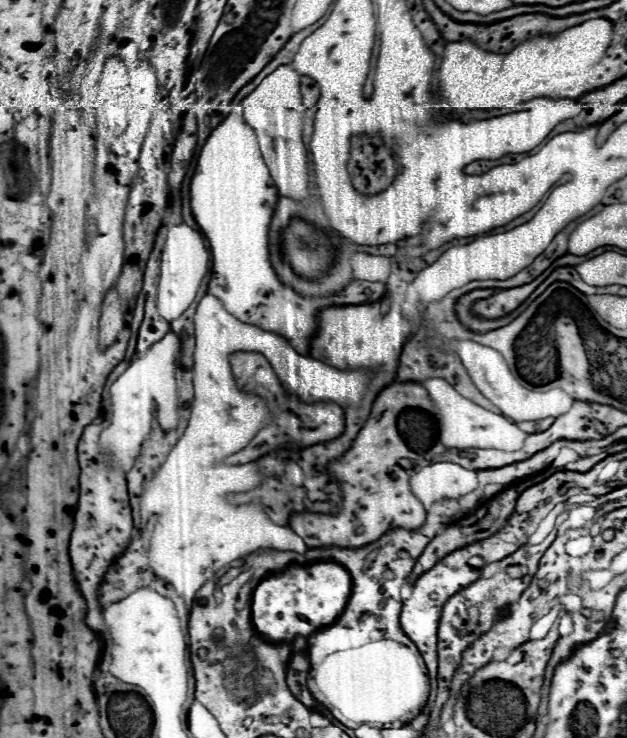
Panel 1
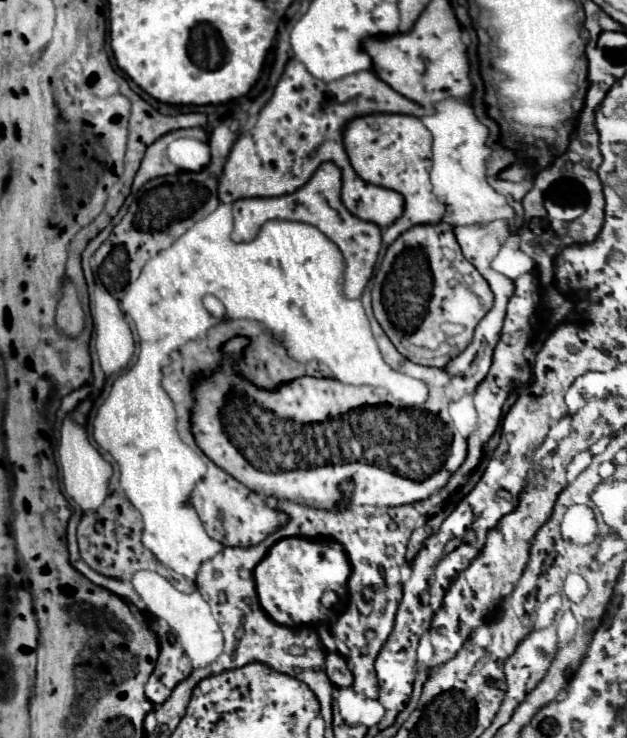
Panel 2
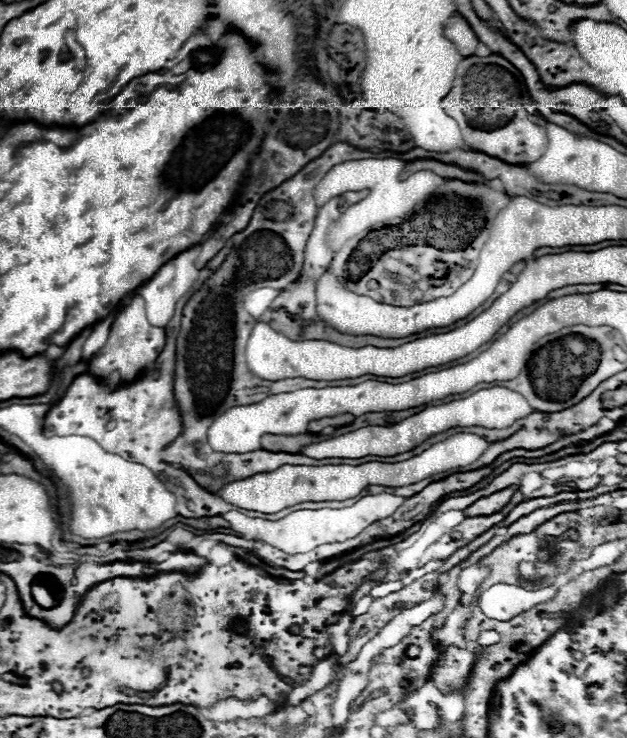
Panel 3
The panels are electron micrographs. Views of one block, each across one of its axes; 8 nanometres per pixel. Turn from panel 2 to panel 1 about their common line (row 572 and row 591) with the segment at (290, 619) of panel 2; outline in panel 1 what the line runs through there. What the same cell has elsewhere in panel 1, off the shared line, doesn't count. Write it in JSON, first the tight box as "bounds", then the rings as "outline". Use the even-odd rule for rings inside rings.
{"bounds":[252,560,352,642],"outline":[[[334,560],[320,564],[294,564],[282,572],[262,580],[252,594],[252,622],[256,630],[272,642],[292,640],[296,636],[310,636],[320,628],[332,624],[344,610],[352,588],[350,572]]]}

